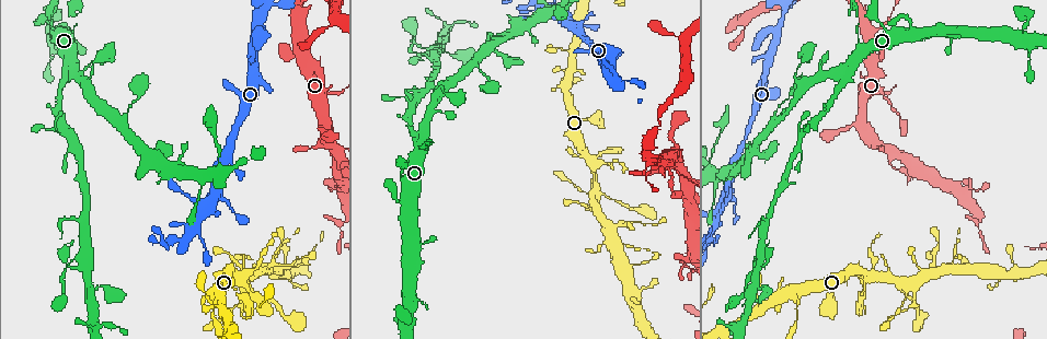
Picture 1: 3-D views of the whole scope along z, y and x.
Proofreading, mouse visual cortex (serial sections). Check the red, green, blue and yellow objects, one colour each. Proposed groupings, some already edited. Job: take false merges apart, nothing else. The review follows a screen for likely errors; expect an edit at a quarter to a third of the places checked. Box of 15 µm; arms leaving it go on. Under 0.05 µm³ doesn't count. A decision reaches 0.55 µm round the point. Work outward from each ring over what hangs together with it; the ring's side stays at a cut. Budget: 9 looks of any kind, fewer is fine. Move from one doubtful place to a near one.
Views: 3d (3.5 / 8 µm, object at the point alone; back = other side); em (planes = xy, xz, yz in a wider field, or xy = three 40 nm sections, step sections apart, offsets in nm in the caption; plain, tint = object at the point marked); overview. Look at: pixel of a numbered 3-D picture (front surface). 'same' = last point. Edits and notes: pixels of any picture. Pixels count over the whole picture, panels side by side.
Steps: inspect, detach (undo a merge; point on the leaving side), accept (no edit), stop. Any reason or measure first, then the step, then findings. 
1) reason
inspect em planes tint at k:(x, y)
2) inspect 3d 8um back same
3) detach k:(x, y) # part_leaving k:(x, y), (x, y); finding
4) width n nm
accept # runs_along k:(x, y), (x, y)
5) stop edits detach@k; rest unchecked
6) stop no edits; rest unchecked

thick turns thin
inspect 3d 3.5um at 1:(859, 43)

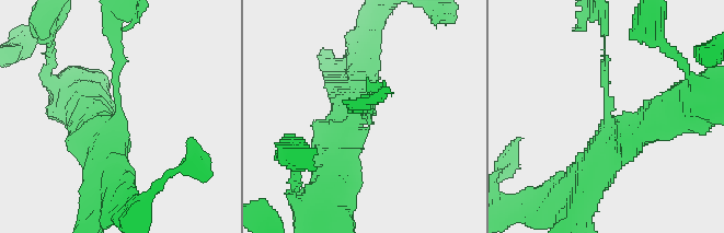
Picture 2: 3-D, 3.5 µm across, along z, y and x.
arm_widths 100, 500 nm; shape alone is not enough
inspect em xy step 1 tint at 2:(118, 111)

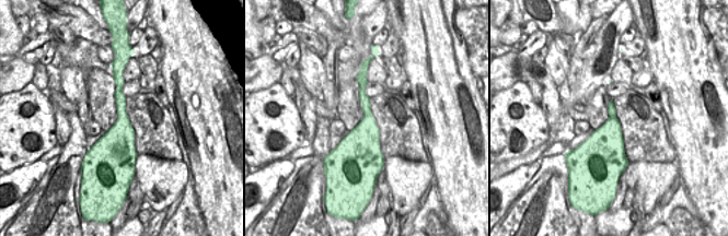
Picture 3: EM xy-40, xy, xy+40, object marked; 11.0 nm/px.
accept # runs_along 3:(115, 70), (122, 153), (128, 164); continuous, no second cell

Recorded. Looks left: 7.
a fork
inspect 3d 3.5um at 1:(874, 31)

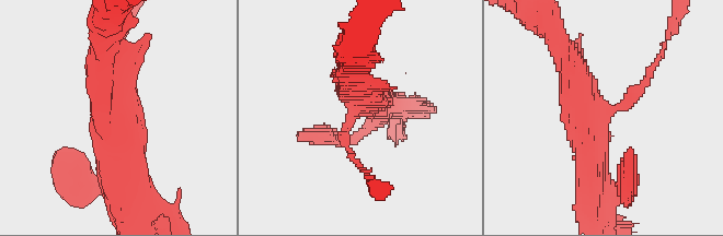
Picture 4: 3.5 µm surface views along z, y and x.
arms 3; arm_widths 150, 400, 500 nm; shape alone is not enough
inspect em xy step 3 tint at 4:(605, 118)

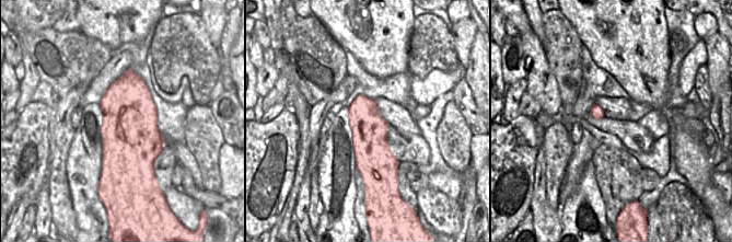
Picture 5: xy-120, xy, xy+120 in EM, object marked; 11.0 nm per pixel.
accept # runs_along 4:(596, 187), (588, 106), (565, 49); one cell here

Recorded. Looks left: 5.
four-way junction
inspect 3d 8um at 1:(784, 7)

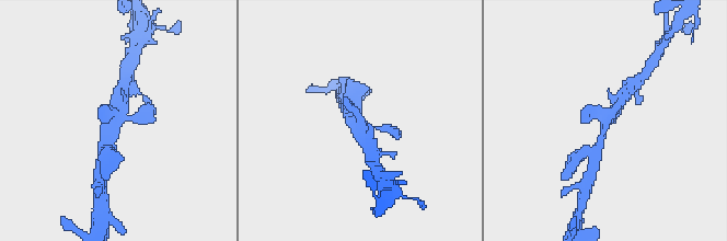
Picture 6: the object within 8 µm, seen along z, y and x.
shape alone is not enough
inspect em planes tint at 6:(364, 123)

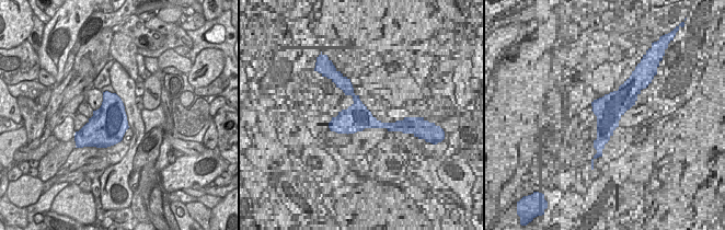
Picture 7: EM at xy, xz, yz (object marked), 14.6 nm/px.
accept # runs_along 6:(105, 147), (120, 118), (148, 113); continuous, no second cell

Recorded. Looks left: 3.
narrows sharply
inspect 3d 3.5um at 1:(251, 293)

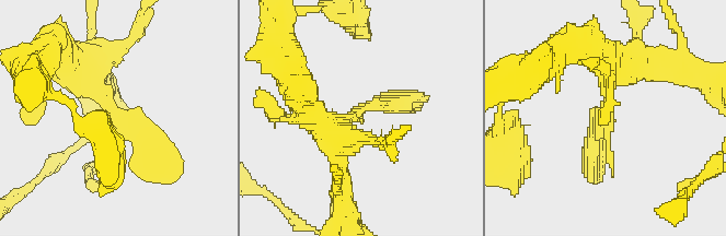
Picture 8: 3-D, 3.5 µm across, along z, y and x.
inspect em planes tint at 8:(125, 118)

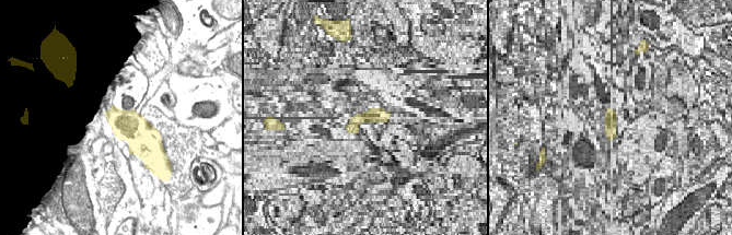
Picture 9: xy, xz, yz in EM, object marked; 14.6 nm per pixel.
cut it another way
inspect em xy step 1 tint same

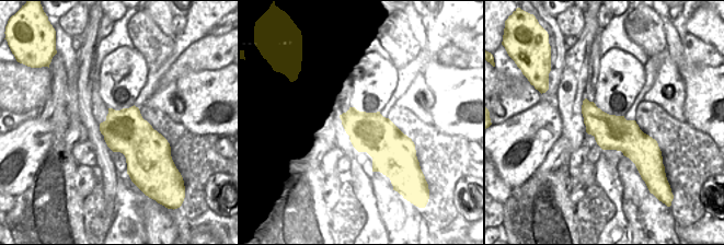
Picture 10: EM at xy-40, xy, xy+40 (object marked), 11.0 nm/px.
accept # runs_along 8:(80, 69), (171, 173); all the same cell

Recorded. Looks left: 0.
stop no edits; rest unchecked

